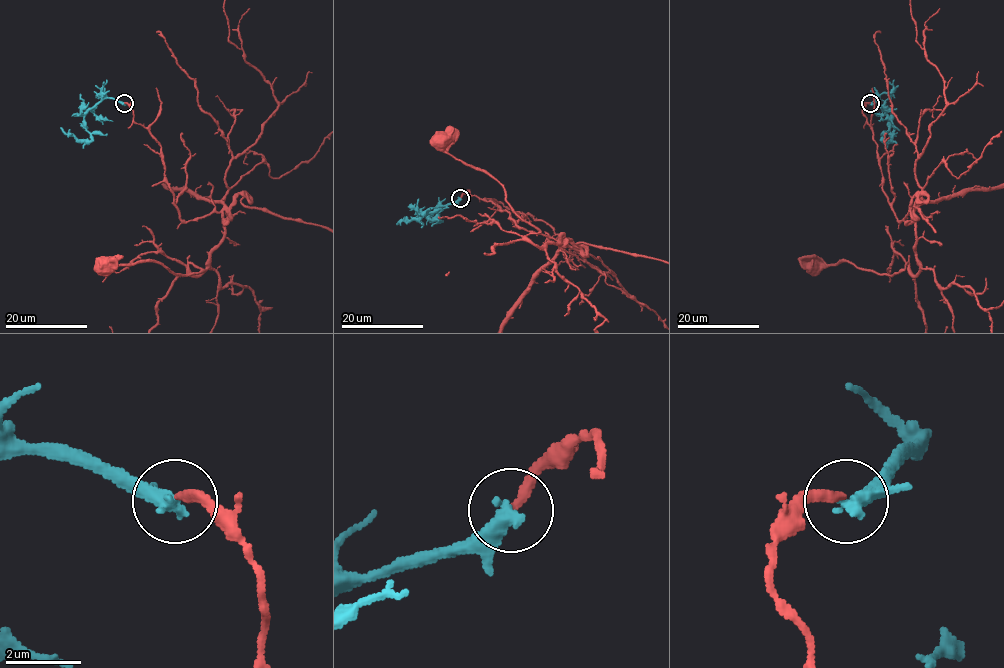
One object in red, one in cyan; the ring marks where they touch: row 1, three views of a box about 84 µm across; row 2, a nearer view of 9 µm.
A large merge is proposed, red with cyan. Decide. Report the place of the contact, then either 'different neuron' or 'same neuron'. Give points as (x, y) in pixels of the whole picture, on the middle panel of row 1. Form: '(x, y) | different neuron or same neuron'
(460, 198) | different neuron

